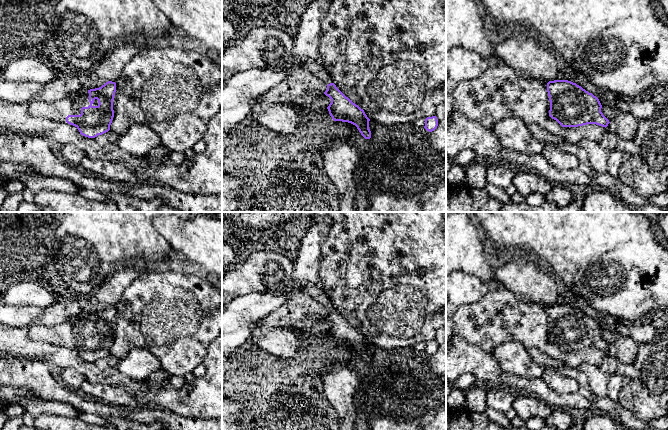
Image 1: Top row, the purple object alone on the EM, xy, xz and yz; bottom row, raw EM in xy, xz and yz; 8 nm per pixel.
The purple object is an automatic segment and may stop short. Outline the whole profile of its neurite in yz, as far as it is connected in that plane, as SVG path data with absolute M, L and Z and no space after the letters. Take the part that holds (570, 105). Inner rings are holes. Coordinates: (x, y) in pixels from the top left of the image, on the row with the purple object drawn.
M568 80L549 81L547 92L549 116L562 127L596 124L606 128L610 123L601 112L599 99L576 83Z

